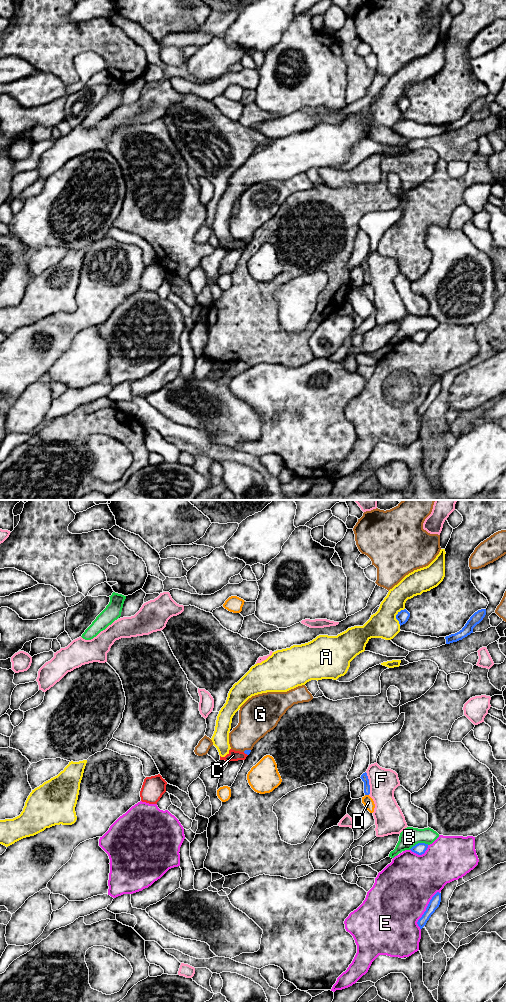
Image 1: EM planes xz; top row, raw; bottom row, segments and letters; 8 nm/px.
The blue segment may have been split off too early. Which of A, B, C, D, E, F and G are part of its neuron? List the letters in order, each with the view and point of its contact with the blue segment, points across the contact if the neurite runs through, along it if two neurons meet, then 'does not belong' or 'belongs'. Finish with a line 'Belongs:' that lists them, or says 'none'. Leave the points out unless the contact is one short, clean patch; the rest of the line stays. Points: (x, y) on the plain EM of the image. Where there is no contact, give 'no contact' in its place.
A: meets blue in xz at (396, 104); does not belong
B: meets blue in xz at (418, 331); does not belong
C: meets blue in xz at (245, 241); border along xz (243, 240), (247, 243); does not belong
D: meets blue in xz at (367, 282); does not belong
E: meets blue in xz at (426, 398); does not belong
F: meets blue in xz at (368, 271); does not belong
G: meets blue in xz at (246, 238); does not belong
Belongs: none

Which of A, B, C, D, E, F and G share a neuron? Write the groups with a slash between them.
A / B / C / D / E / F / G

